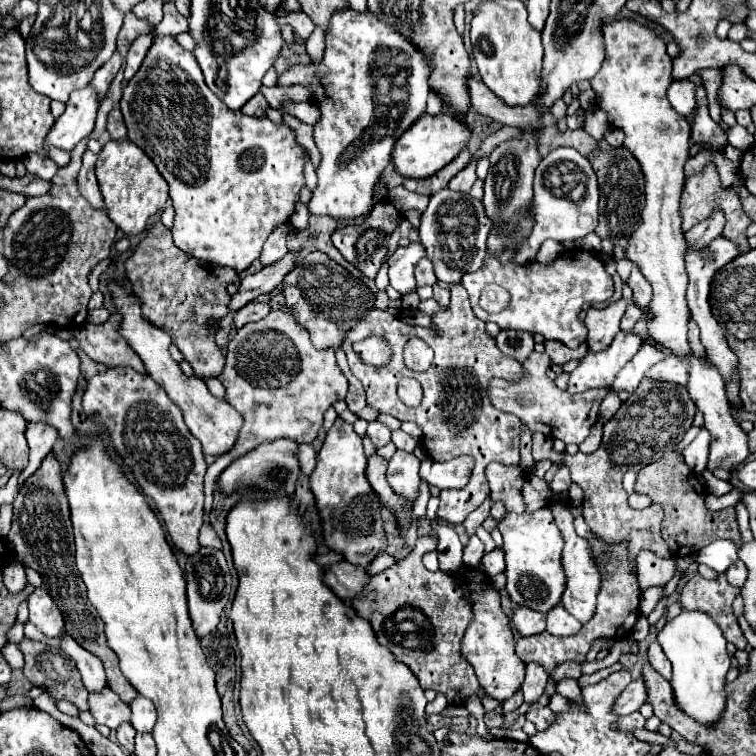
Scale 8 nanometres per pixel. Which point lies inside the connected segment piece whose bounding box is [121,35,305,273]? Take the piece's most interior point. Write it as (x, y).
(232, 178)

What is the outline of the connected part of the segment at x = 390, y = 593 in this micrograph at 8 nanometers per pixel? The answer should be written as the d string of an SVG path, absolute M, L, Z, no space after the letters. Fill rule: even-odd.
M431 535L419 537L405 559L371 577L367 589L351 607L355 607L359 617L371 621L379 643L417 675L423 689L443 693L447 703L465 707L467 699L481 691L471 665L459 653L461 637L471 621L471 607L463 601L463 591L451 575L431 573L423 567L421 557L436 548L437 539Z

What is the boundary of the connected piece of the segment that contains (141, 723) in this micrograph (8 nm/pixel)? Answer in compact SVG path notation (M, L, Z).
M137 697L131 705L131 725L141 733L151 733L155 725L155 705L147 697Z

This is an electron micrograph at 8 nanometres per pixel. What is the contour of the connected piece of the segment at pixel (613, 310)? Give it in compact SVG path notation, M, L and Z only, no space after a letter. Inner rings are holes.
M619 299L617 303L609 303L605 309L591 307L587 311L585 327L589 331L589 337L587 337L589 351L597 353L597 351L603 351L605 347L609 347L613 337L621 331L619 321L625 313L625 307L627 307L627 303L623 299Z

